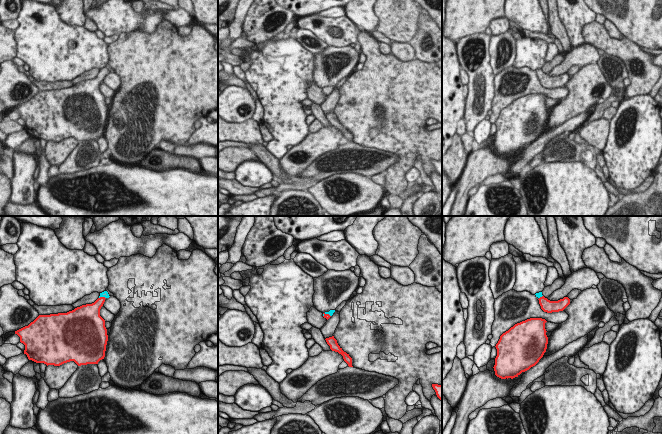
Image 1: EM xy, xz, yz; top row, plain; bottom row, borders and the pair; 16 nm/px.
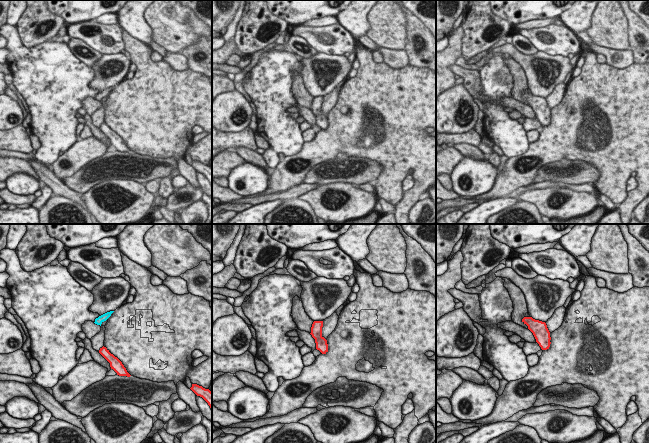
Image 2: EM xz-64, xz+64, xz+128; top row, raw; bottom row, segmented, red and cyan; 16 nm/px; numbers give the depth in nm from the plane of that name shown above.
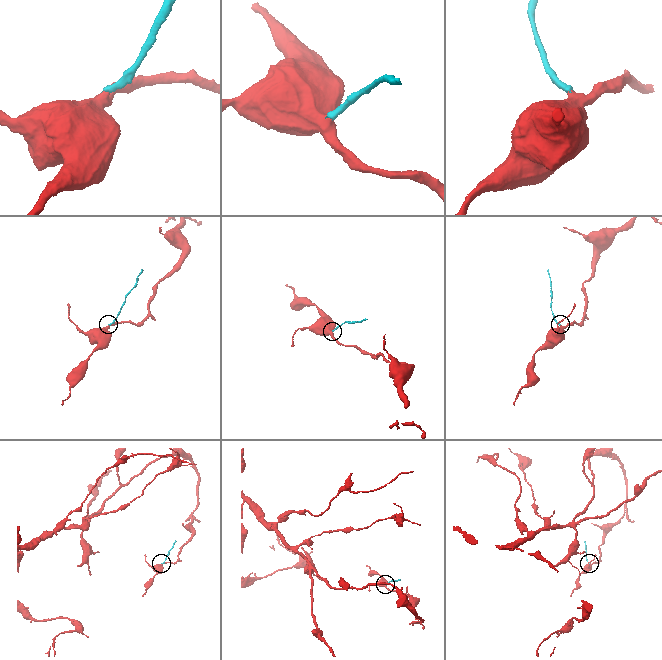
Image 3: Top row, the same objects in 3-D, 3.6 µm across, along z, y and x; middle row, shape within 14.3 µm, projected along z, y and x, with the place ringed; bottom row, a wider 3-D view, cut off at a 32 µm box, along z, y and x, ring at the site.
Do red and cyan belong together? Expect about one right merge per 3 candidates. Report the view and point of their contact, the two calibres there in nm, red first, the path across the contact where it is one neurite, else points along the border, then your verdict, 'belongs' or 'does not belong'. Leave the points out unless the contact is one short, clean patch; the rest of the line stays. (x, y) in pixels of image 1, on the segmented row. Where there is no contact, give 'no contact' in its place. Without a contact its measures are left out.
meets red in xz at (327, 314); 90 nm thick on the red side, 70 nm on the other; runs through xz (327, 316), (327, 314), (330, 312); belongs

